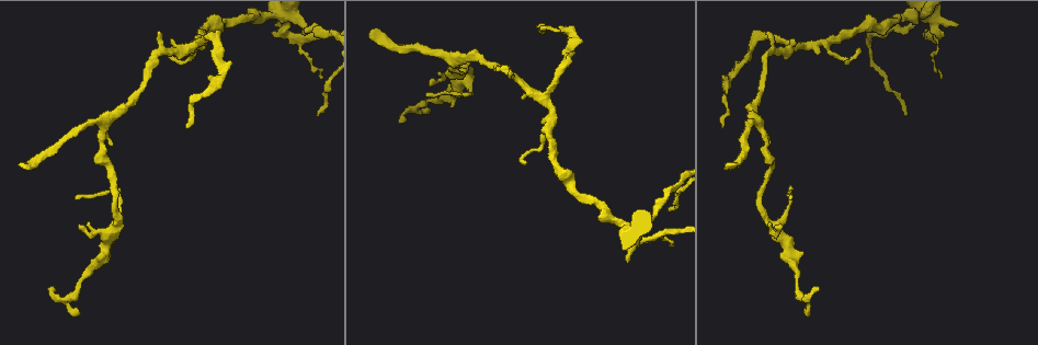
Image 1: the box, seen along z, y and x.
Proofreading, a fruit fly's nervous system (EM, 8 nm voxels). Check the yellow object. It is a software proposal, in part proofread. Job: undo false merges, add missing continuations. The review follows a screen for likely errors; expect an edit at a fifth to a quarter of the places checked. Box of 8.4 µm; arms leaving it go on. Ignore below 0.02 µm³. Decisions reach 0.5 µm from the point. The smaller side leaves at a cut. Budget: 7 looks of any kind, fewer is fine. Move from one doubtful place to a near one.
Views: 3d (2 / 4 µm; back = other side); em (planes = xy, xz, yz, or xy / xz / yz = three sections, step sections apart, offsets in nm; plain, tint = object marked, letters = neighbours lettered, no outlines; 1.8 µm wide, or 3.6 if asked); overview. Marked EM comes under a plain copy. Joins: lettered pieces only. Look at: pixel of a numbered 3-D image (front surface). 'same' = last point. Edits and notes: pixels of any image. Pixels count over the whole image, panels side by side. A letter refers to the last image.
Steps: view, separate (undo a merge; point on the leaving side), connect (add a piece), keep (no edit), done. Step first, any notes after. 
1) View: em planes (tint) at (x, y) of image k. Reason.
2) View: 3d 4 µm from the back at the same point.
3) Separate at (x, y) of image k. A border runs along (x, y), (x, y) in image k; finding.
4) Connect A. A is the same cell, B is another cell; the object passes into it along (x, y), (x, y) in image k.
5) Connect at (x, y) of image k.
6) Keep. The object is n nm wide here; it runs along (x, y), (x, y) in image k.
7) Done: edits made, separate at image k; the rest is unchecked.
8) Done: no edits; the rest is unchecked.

View: em xy step 8 (letters) at (375, 27) of image 1. An open end.

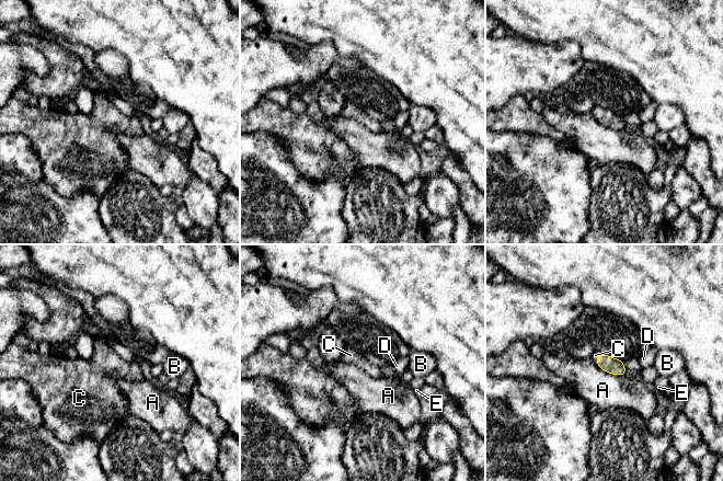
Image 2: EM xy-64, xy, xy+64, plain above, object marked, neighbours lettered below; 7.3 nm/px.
View: em planes (letters) at the same point.

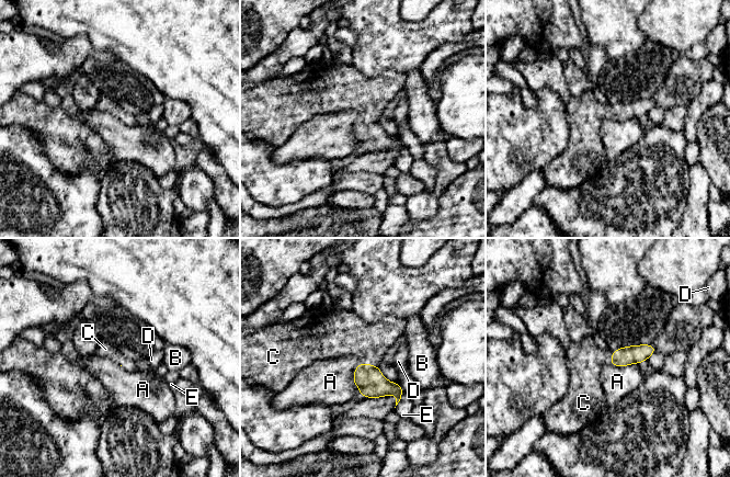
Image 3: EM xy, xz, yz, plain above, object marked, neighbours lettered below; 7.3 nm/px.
Connect C. C is the same cell, A, B, D and E are other cells; the object passes into it along (371, 382), (368, 364), (350, 336) in image 3; the neuron continues.

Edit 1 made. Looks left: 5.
View: overview. Redraw.

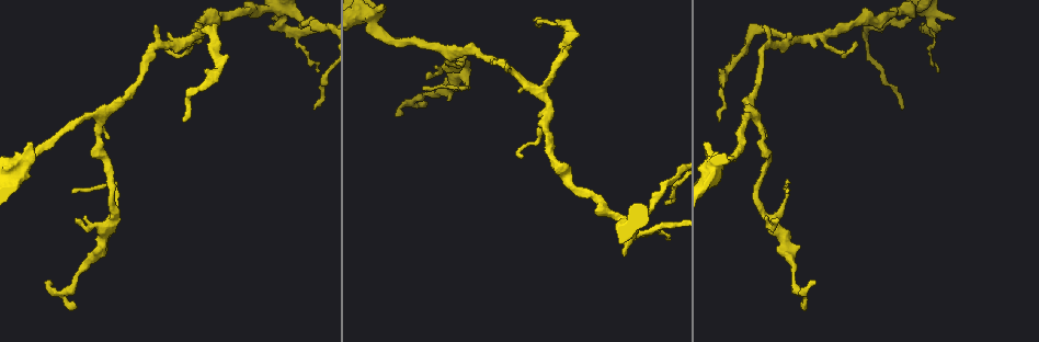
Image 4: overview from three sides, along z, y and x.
View: 3d 2 µm at (76, 307) of image 4. Free end.

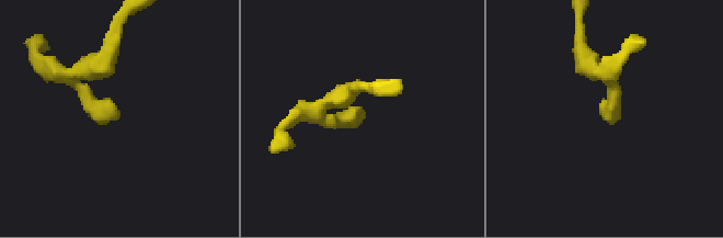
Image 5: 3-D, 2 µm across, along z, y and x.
View: em planes (letters) at (119, 112) of image 5. Now the EM.

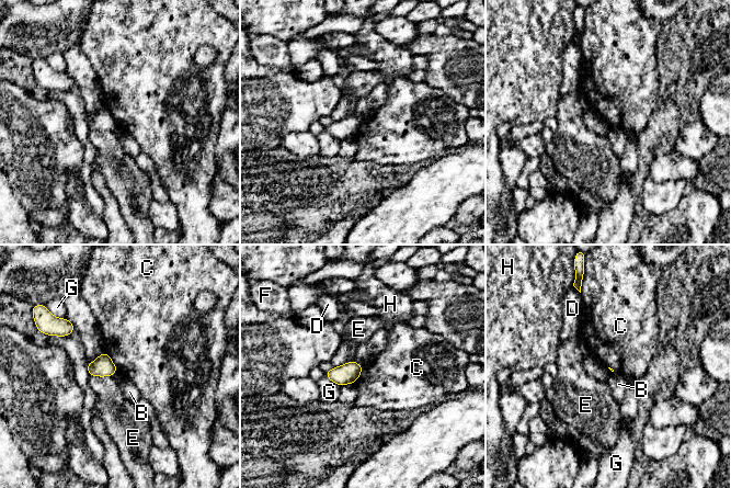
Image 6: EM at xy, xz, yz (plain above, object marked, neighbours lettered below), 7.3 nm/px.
Keep. B, C, D, E, F, G and H are other cells; a border runs along (105, 351), (117, 367) in image 6; no lettered piece goes on from it.

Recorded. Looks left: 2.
View: em xz step 4 (letters) at (623, 254) of image 4. Free end.

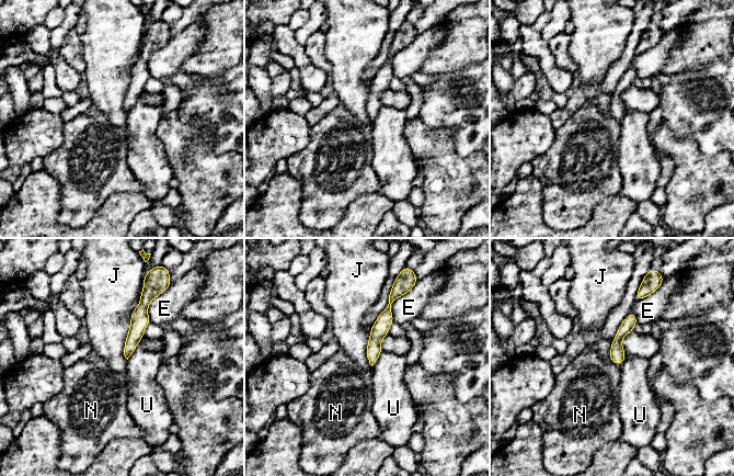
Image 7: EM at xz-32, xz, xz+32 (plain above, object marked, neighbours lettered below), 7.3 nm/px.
View: em planes (letters) at the same point.

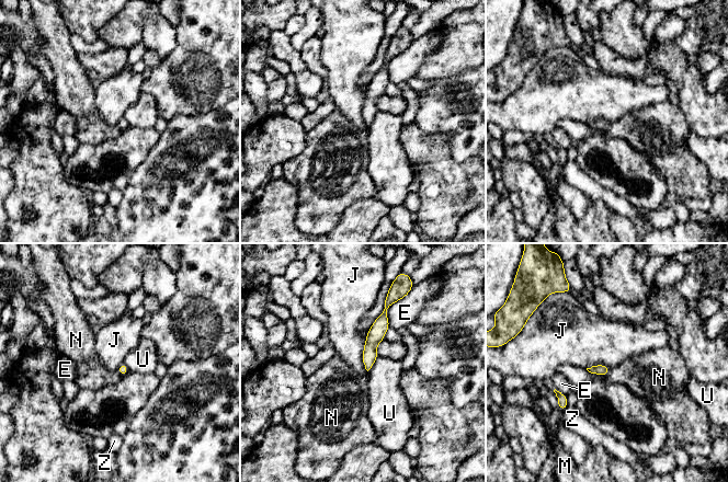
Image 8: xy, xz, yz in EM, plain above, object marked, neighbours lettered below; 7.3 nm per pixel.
Keep. E, J, M, N, U and Z are other cells; it runs along (384, 314), (371, 343), (367, 366) in image 8; no lettered piece goes on from it.

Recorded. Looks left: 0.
Done: edits made, connect at image 3; the rest is unchecked.

